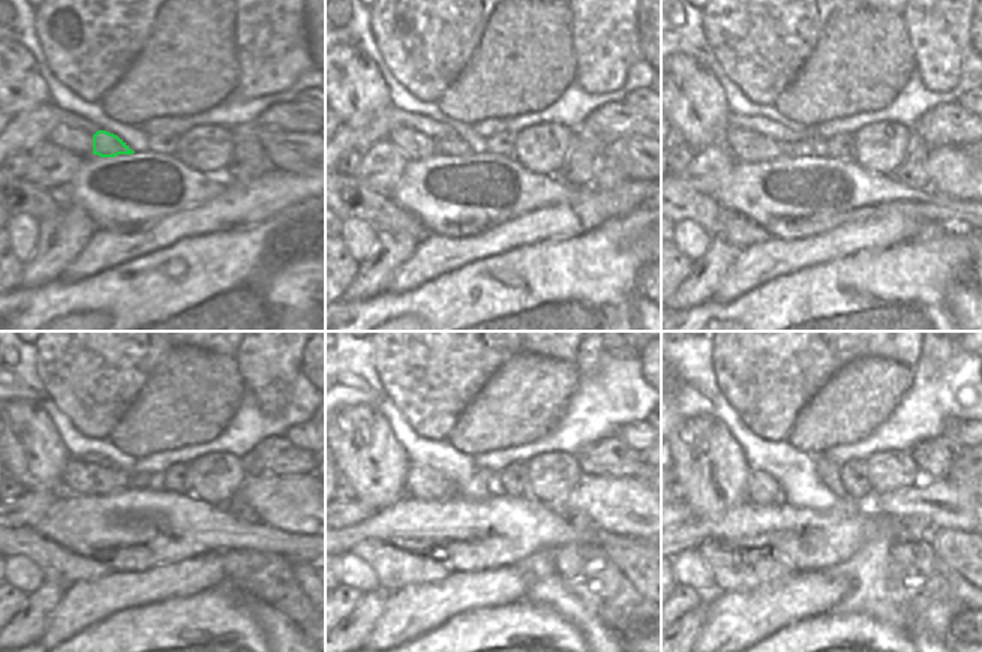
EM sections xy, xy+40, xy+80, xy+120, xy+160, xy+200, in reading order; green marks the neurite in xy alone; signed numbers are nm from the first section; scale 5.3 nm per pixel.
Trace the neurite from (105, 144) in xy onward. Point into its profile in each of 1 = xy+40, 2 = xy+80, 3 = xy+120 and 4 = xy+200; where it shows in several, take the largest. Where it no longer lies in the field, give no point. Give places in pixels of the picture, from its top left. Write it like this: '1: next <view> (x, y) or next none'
1: next xy+40 (447, 146)
2: next xy+80 (801, 149)
3: next xy+120 (141, 480)
4: next xy+200 (823, 468)

